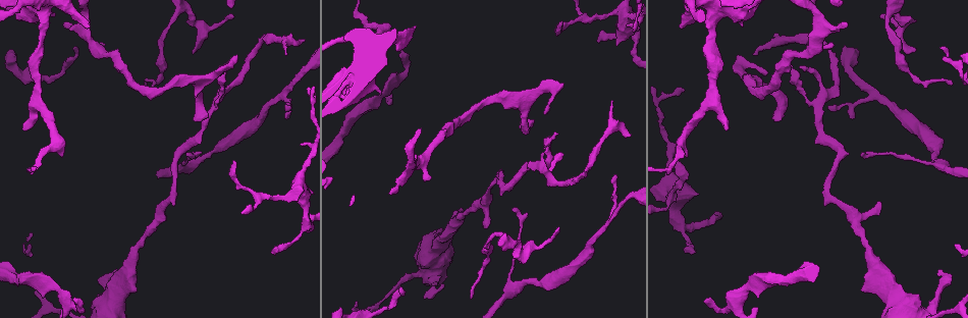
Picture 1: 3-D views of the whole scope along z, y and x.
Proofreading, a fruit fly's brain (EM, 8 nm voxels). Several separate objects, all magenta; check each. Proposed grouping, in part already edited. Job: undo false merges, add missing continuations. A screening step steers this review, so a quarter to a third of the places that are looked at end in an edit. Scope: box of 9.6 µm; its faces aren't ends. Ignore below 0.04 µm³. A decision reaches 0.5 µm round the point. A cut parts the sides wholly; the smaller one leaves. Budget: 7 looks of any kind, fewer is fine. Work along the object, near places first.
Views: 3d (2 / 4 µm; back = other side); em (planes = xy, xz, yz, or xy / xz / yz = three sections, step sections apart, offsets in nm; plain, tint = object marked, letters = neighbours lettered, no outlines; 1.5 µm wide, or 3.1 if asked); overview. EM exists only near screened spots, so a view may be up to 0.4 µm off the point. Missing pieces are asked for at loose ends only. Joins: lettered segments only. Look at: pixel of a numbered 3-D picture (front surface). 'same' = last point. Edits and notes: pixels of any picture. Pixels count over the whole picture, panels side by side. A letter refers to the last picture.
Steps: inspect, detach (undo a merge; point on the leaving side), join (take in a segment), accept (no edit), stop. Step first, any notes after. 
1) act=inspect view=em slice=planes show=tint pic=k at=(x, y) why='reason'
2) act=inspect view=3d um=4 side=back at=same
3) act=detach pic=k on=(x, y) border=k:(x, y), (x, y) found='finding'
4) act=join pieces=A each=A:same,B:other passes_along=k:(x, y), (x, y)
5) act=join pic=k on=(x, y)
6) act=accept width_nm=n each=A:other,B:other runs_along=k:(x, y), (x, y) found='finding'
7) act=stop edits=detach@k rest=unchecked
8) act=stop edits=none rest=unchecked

act=inspect view=em slice=planes show=tint pic=1 at=(753, 54) why='branch stops here'

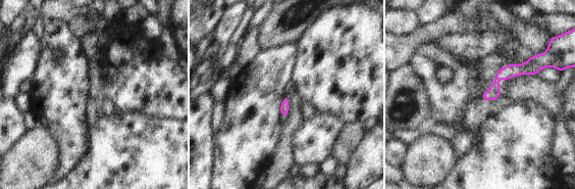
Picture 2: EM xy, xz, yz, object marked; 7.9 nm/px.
act=inspect view=em slice=planes show=letters at=same why='see the neighbours'

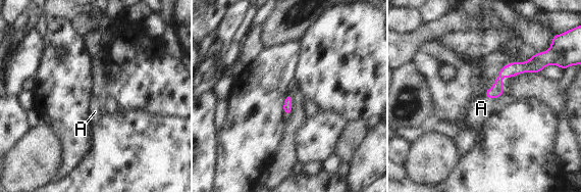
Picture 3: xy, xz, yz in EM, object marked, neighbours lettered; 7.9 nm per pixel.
act=join pieces=A each=A:same found='the cell continues'

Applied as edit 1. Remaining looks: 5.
act=inspect view=overview why='redraw'

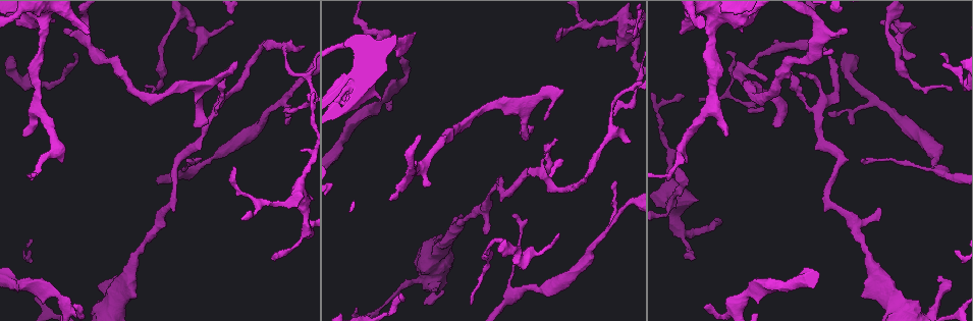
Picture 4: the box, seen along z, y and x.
act=inspect view=em slice=planes show=letters pic=4 at=(805, 73) why='closes a loop'

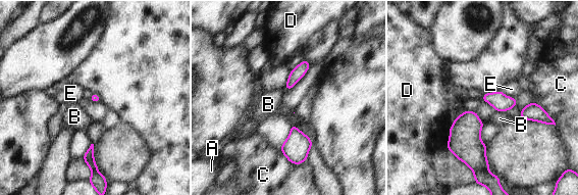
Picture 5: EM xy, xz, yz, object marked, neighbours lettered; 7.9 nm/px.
act=accept width_nm=60 each=A:other,B:other,C:other,D:other,E:other border=5:(501, 91), (515, 99) found='all the same cell'

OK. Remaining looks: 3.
act=inspect view=em slice=planes show=letters pic=4 at=(535, 289) why='narrows sharply'

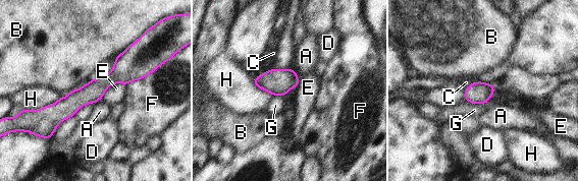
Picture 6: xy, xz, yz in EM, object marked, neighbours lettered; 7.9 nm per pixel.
act=accept width_nm=160 each=A:other,B:other,C:other,D:other,E:other,F:other,G:other,H:other runs_along=6:(150, 66), (38, 113) found='continuous, no second cell'

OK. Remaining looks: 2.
act=stop edits=join@3 rest=unchecked

